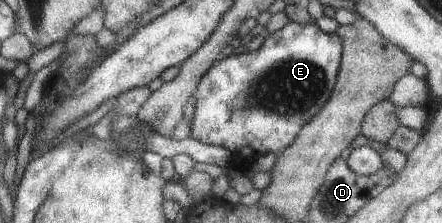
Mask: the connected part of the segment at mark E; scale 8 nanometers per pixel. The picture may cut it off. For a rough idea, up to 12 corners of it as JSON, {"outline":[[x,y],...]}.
{"outline":[[288,21],[214,61],[189,137],[284,150],[330,96],[336,33]]}

